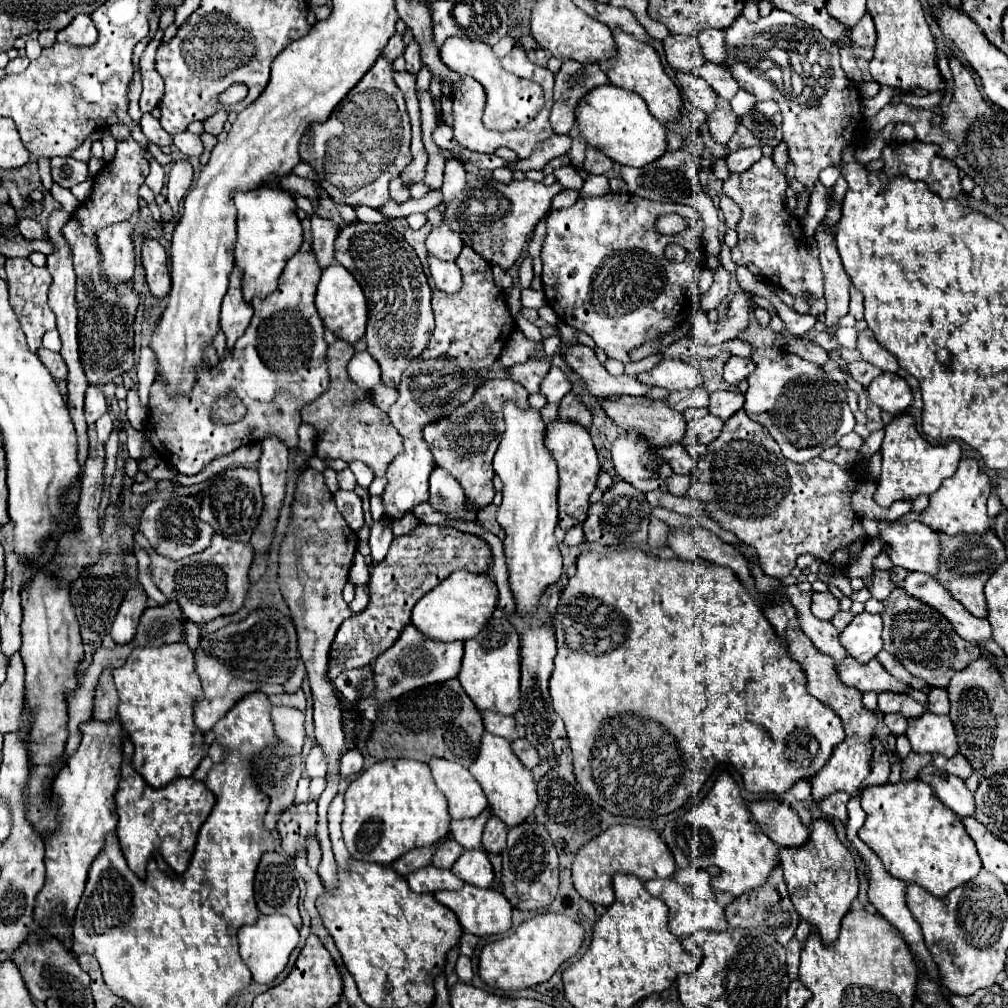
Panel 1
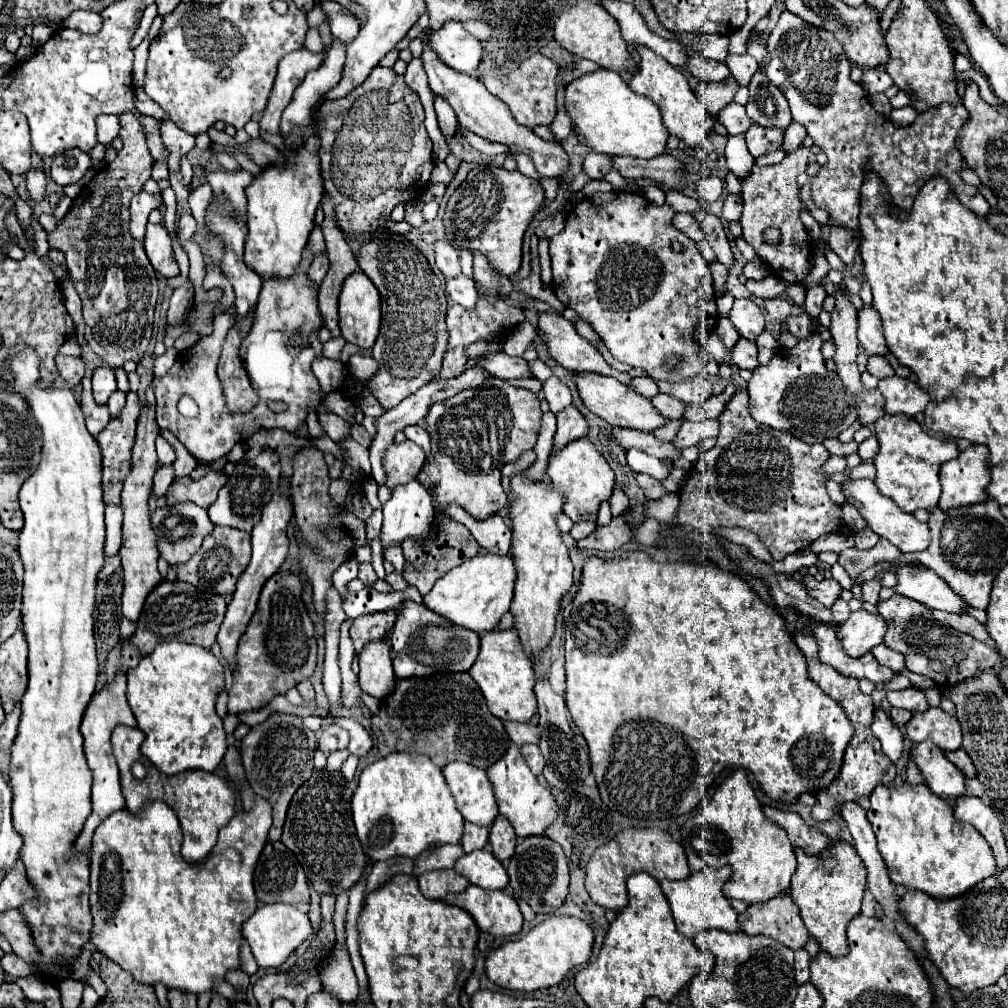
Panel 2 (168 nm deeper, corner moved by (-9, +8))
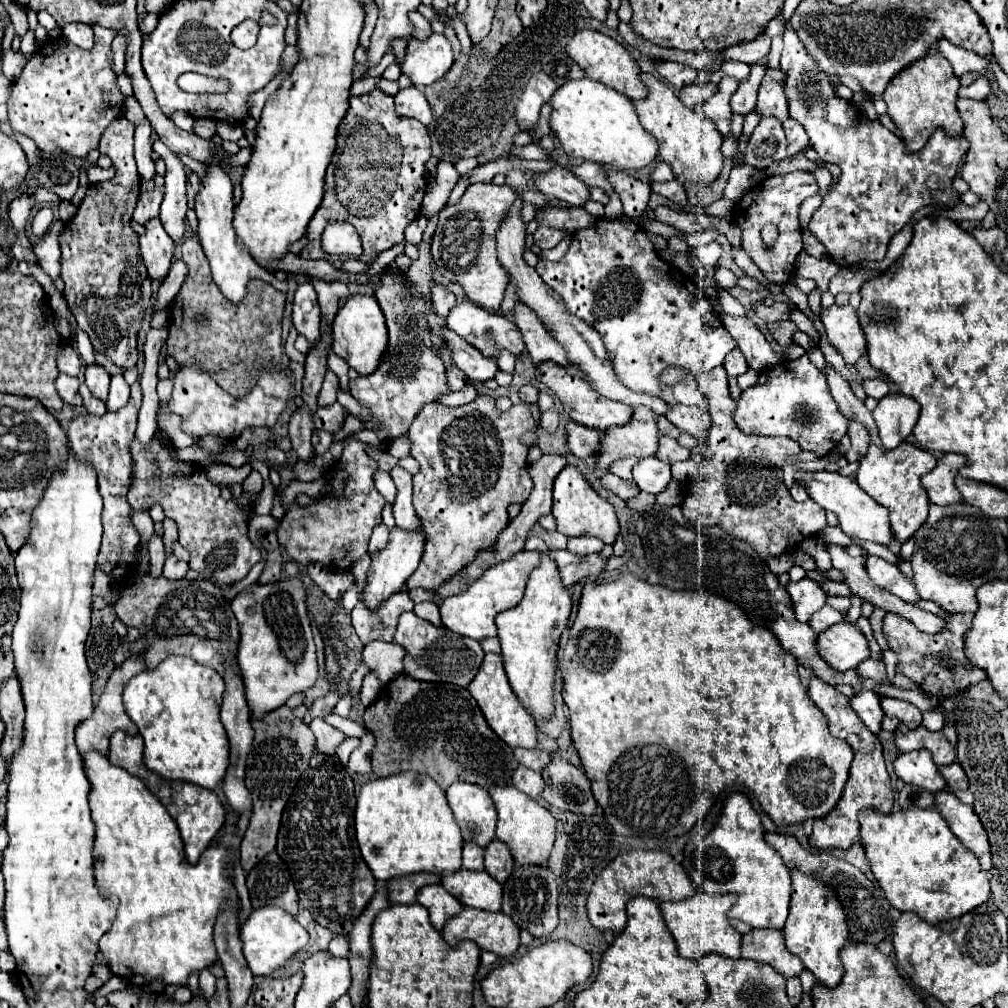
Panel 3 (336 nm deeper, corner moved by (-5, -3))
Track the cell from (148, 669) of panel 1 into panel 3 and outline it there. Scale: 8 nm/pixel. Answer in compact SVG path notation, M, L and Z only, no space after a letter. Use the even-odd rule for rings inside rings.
M169 656L155 670L145 670L129 680L123 702L143 740L143 762L149 770L169 778L215 788L229 766L229 742L219 720L223 676L185 656Z

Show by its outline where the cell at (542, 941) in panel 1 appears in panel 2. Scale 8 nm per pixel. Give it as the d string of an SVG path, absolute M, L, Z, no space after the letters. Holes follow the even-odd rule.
M551 915L521 939L503 943L499 949L495 949L485 961L485 971L493 983L513 991L537 991L541 987L551 987L557 985L569 969L585 963L591 957L593 939L595 935L585 921L577 917Z

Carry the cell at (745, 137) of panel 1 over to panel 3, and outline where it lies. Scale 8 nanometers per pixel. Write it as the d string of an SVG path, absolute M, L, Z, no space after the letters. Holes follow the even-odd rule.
M723 78L719 82L717 94L713 98L709 98L705 104L697 106L697 112L707 116L709 120L713 120L717 130L723 136L727 136L731 130L731 108L727 104L729 104L729 98L735 90L737 90L737 82L733 78Z

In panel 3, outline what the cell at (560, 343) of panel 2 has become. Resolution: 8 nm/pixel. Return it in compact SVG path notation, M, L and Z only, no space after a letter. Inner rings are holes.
M521 302L515 304L513 318L515 318L513 322L517 324L517 328L523 334L525 348L535 364L545 362L545 360L551 360L559 366L569 364L563 346L551 338L551 334L545 330L541 320L537 316L533 316L533 312L525 304L521 304Z

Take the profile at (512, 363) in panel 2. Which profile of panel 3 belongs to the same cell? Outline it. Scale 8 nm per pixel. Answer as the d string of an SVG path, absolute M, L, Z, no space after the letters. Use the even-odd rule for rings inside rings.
M439 328L441 338L445 342L445 346L451 350L451 360L453 364L473 382L485 382L489 378L495 376L495 372L499 370L497 364L489 358L483 358L481 352L477 352L477 348L471 348L461 336L457 336L453 330L449 328Z

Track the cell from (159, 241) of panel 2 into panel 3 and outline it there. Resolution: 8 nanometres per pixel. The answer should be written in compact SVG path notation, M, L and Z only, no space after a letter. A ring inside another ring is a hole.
M153 218L149 224L145 224L145 234L139 236L139 248L149 276L153 280L163 280L171 266L175 242L163 230L159 218Z

